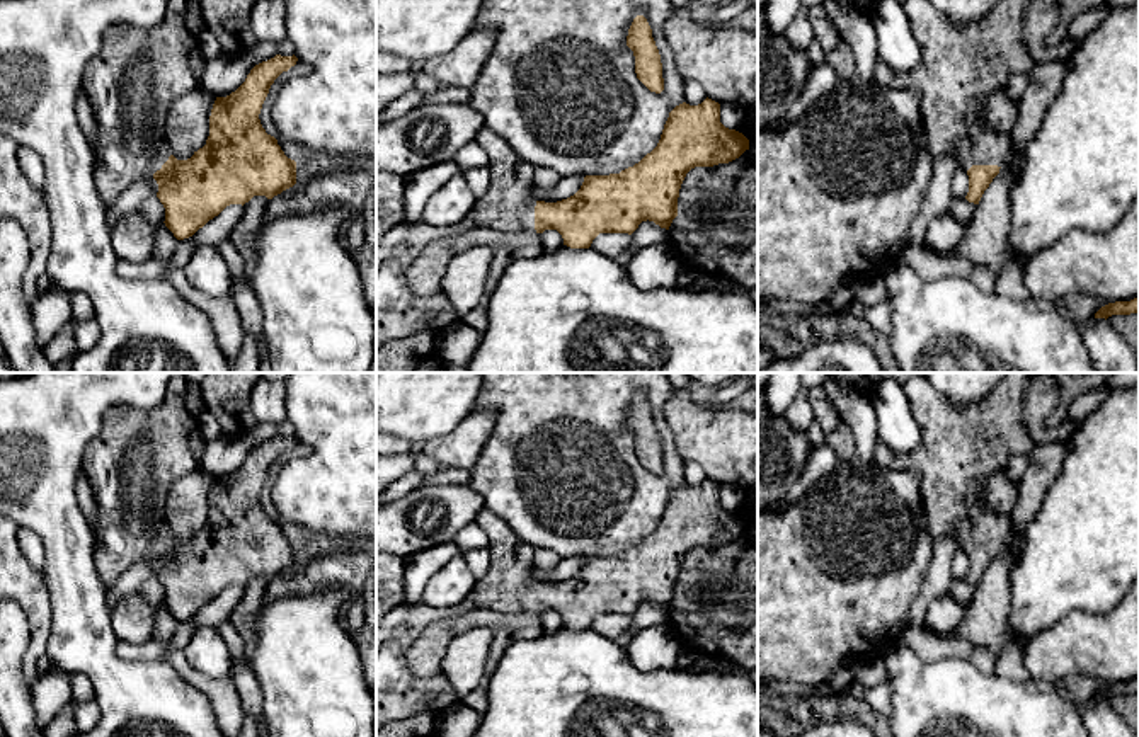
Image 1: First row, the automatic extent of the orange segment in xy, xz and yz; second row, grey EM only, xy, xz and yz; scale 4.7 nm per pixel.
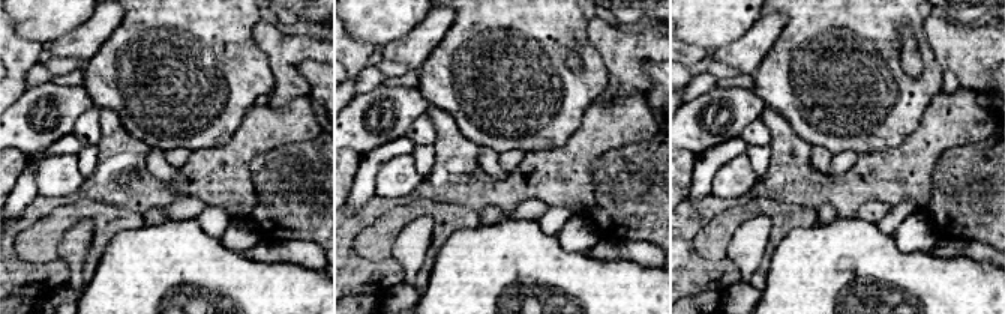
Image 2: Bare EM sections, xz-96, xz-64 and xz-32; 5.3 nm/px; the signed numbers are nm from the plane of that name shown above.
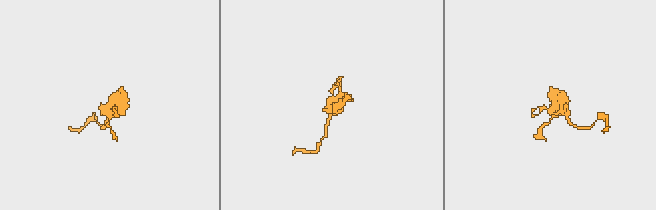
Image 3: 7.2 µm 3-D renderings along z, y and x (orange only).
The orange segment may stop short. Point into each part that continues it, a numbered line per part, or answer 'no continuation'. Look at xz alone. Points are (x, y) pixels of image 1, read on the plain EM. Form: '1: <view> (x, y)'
1: xz (508, 586)

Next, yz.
1: yz (961, 446)

